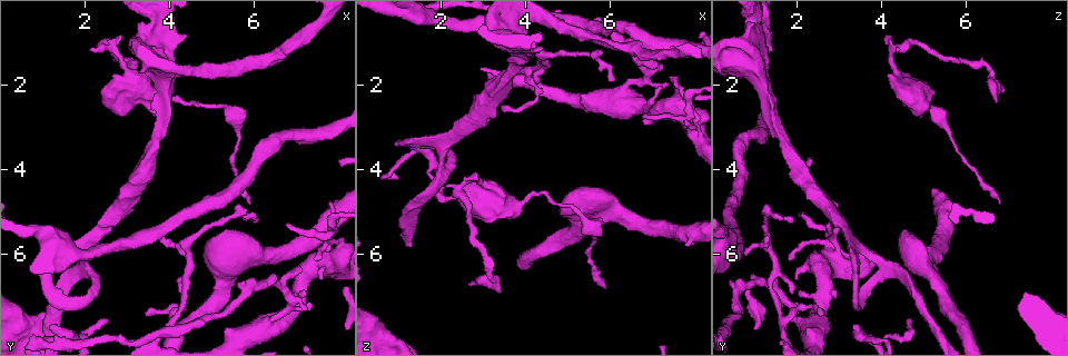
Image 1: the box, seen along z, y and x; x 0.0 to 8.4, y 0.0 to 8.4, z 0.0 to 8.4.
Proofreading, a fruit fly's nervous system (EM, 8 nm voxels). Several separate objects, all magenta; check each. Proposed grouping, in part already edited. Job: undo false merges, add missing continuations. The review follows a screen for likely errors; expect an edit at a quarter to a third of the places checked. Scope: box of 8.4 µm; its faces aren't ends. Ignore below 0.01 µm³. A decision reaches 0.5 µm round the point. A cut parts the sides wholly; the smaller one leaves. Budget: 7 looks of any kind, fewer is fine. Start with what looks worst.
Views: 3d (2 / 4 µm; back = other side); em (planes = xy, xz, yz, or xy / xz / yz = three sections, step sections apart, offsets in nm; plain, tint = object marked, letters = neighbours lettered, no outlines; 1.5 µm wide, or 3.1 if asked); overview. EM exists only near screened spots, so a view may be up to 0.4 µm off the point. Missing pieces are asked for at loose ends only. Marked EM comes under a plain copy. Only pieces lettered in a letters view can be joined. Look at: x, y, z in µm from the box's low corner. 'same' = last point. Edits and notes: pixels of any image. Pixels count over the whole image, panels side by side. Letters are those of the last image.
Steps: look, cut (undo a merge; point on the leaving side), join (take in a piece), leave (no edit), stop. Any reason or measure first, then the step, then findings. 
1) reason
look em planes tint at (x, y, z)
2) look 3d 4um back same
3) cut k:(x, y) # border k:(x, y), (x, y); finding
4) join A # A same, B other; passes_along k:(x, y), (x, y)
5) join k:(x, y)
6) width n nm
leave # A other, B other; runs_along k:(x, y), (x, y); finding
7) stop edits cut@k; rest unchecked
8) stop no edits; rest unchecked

thin arm on a thick one
look em yz step 4 letters at (7.80, 5.95, 2.90)

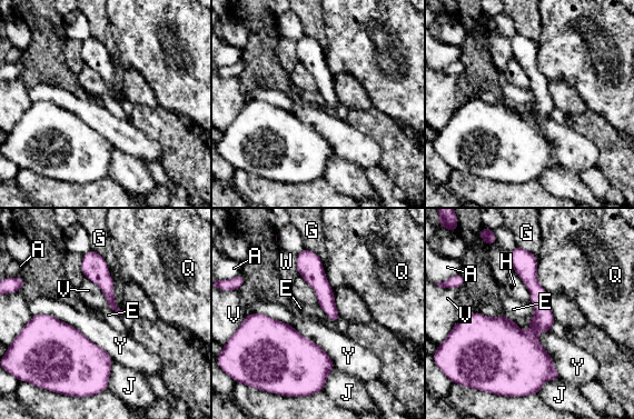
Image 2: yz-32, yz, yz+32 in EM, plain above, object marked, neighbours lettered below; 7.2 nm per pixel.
another direction
look em planes letters same

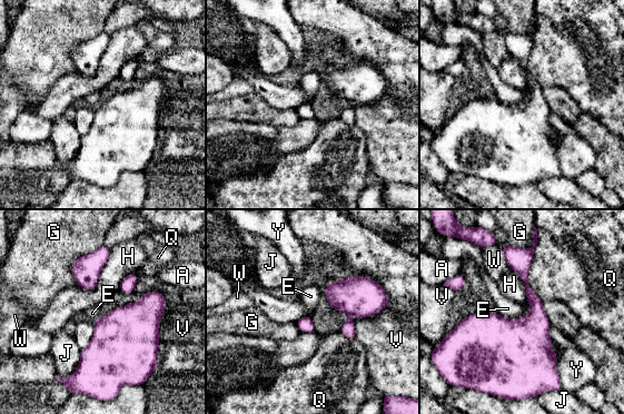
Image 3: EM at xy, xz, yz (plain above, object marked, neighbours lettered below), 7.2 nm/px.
leave # A other, E other, G other, H other, J other, Q other, V other, W other, Y other; border 3:(496, 311), (503, 317), (522, 317); all the same neuron

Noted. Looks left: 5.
closes a loop
look 3d 4um back at (2.15, 7.05, 3.55)

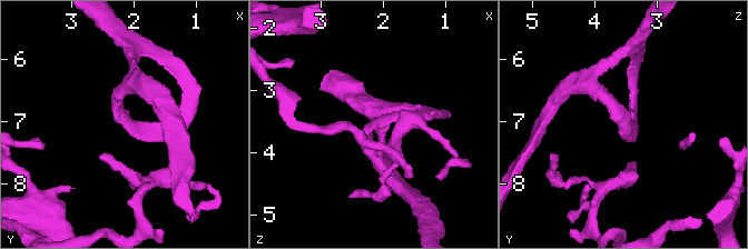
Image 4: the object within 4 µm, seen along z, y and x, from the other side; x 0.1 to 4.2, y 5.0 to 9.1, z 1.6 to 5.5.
need the tissue
look em planes letters at (2.10, 7.10, 3.50)

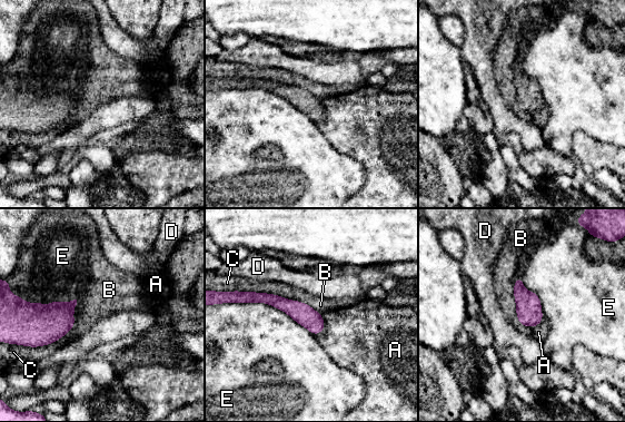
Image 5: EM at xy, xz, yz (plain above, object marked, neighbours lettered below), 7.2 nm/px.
leave # A other, B other, C other, D other, E other; runs_along 5:(247, 298), (271, 298), (321, 325); all the same neuron

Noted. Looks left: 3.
branch stops here
look em planes letters at (3.00, 1.10, 0.55)

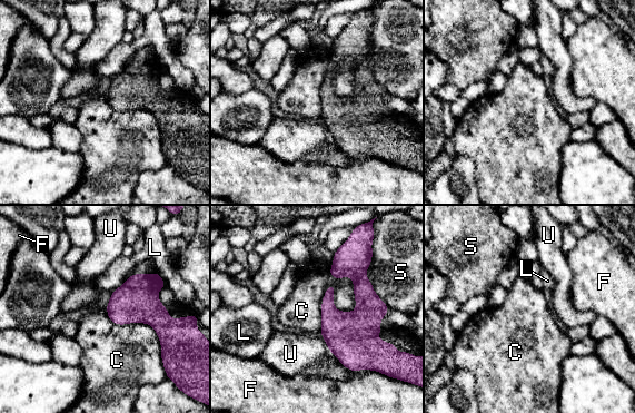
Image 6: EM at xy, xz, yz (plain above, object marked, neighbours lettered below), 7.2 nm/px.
leave # C other, F other, L other, S other, U other; none of them fits

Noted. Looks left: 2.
stop no edits; rest unchecked

